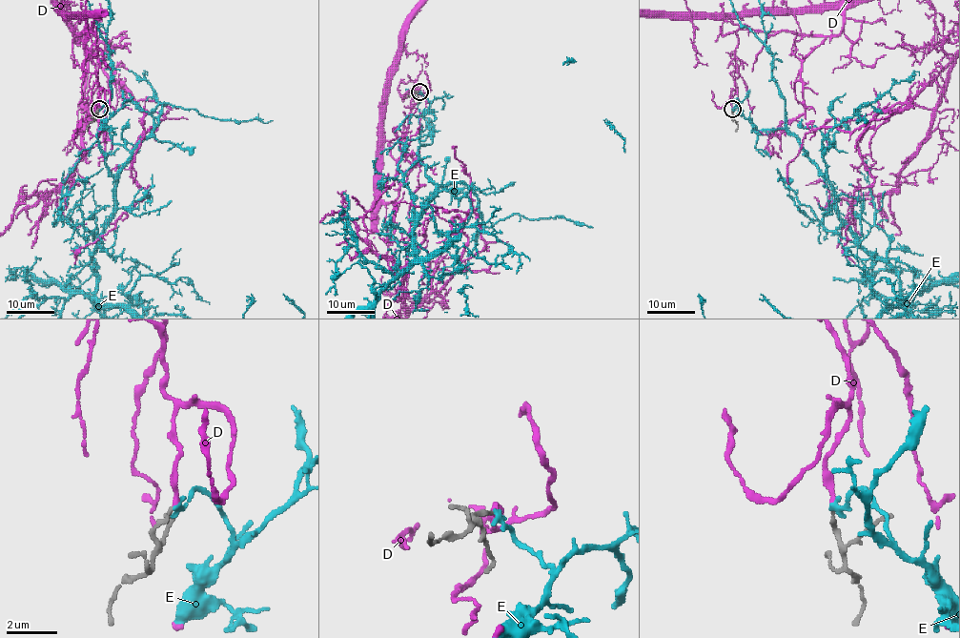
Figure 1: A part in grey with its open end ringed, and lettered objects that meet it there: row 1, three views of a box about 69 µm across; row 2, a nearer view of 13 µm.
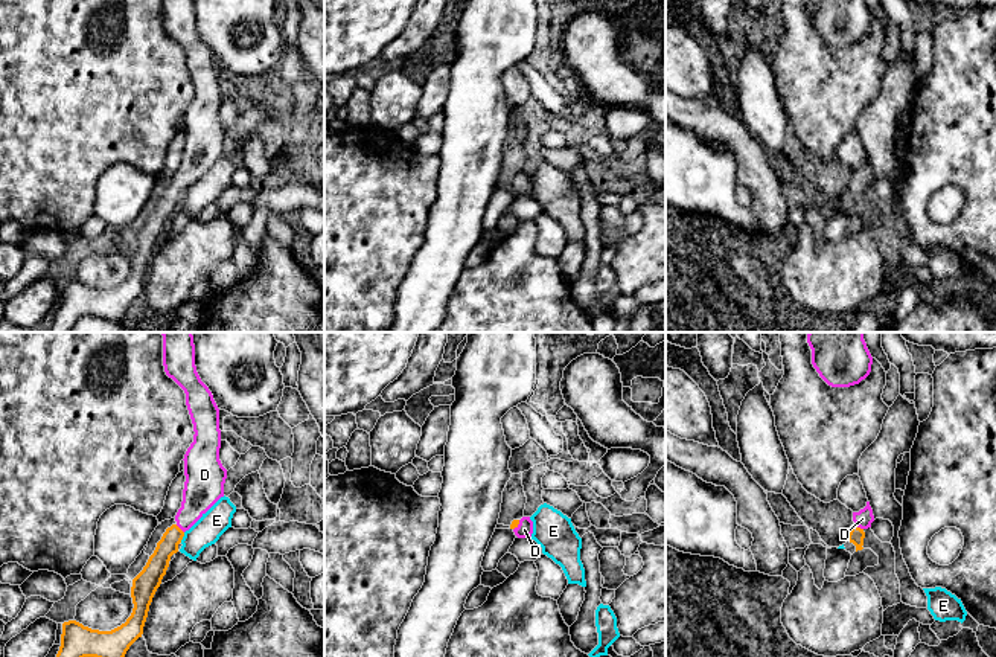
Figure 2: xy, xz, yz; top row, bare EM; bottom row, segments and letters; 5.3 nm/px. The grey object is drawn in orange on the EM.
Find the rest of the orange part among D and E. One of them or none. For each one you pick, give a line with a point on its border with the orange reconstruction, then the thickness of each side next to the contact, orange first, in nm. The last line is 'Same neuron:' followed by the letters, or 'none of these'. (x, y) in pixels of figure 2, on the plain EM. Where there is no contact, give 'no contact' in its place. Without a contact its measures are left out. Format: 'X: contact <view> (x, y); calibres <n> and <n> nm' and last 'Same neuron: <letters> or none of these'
D: contact yz (859, 186); calibres 90 and 90 nm
Same neuron: D

